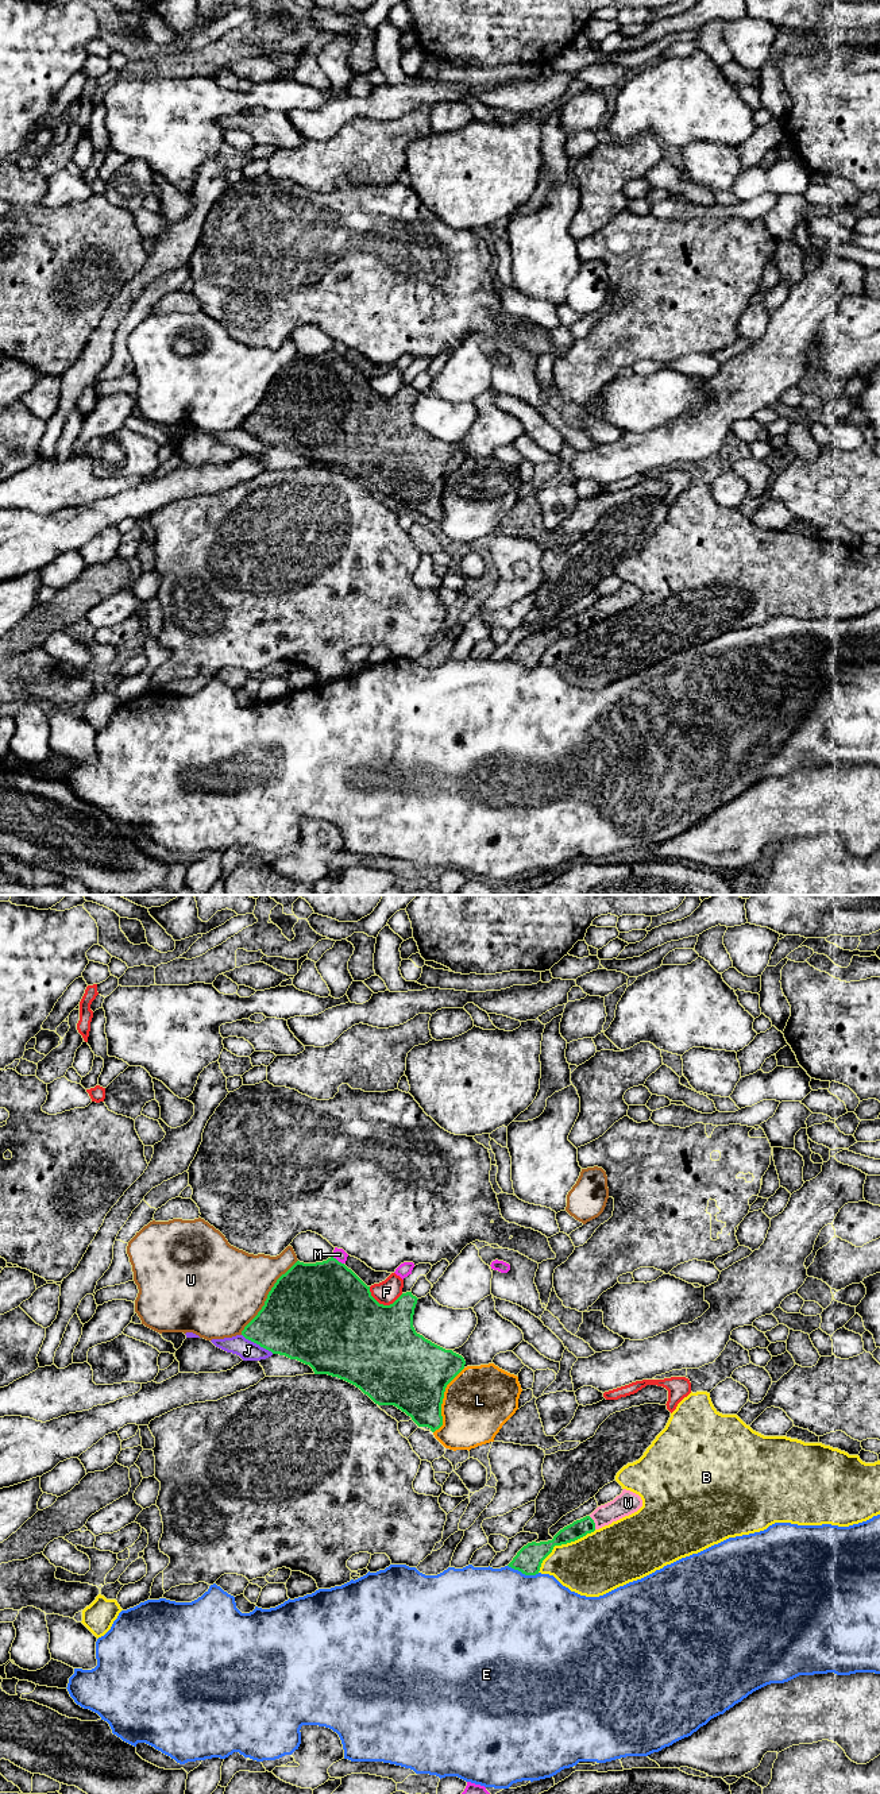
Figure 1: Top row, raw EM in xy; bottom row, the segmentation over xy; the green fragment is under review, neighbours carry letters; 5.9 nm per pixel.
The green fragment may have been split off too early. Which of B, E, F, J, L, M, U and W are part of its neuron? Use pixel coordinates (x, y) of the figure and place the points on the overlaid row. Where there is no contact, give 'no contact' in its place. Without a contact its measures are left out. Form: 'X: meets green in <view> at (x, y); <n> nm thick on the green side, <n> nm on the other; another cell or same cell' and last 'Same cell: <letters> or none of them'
B: meets green in xy at (562, 1543); 160 nm thick on the green side, 360 nm on the other; another cell
E: meets green in xy at (524, 1573); 160 nm thick on the green side, 480 nm on the other; another cell
F: meets green in xy at (382, 1304); 500 nm thick on the green side, 140 nm on the other; another cell
J: meets green in xy at (258, 1343); 400 nm thick on the green side, 120 nm on the other; another cell
L: meets green in xy at (442, 1400); 440 nm thick on the green side, 400 nm on the other; another cell
M: meets green in xy at (336, 1260); 460 nm thick on the green side, 70 nm on the other; another cell
U: meets green in xy at (267, 1297); 500 nm thick on the green side, 480 nm on the other; another cell
W: meets green in xy at (594, 1523); 110 nm thick on the green side, 140 nm on the other; same cell
Same cell: W

